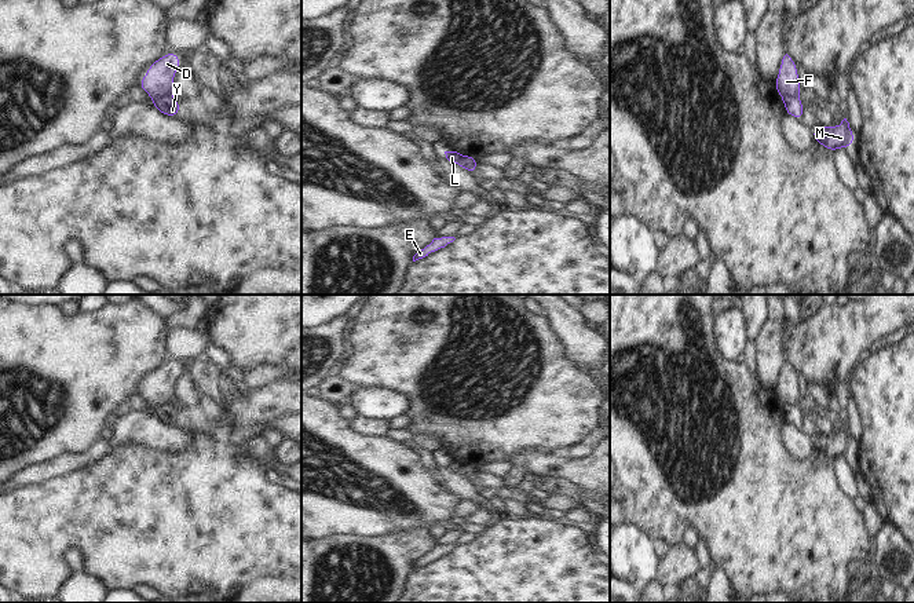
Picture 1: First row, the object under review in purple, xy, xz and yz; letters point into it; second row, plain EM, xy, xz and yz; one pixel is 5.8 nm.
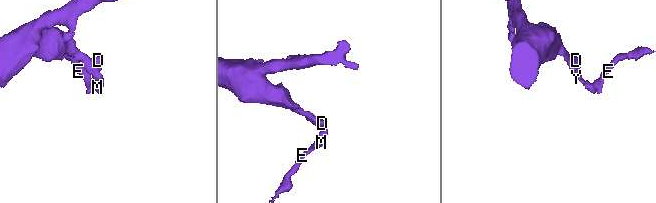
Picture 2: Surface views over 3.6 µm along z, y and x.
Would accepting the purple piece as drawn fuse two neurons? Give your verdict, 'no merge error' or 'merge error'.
merge error

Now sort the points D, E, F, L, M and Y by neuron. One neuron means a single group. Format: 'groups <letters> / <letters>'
groups D F L / E M Y

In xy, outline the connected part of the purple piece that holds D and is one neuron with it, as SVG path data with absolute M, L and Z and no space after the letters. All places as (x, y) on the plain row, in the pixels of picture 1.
M168 361L149 374L146 384L138 394L149 402L153 409L173 402L173 383L179 376L179 362Z

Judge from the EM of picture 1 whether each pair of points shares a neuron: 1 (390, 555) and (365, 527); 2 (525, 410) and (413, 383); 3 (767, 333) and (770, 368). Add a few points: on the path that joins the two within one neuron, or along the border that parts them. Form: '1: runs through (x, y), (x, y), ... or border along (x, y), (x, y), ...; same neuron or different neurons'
1: border along (405, 530), (383, 536), (340, 537); different neurons
2: runs through (494, 419), (459, 420), (431, 413); same neuron
3: runs through (770, 342), (770, 360); same neuron

